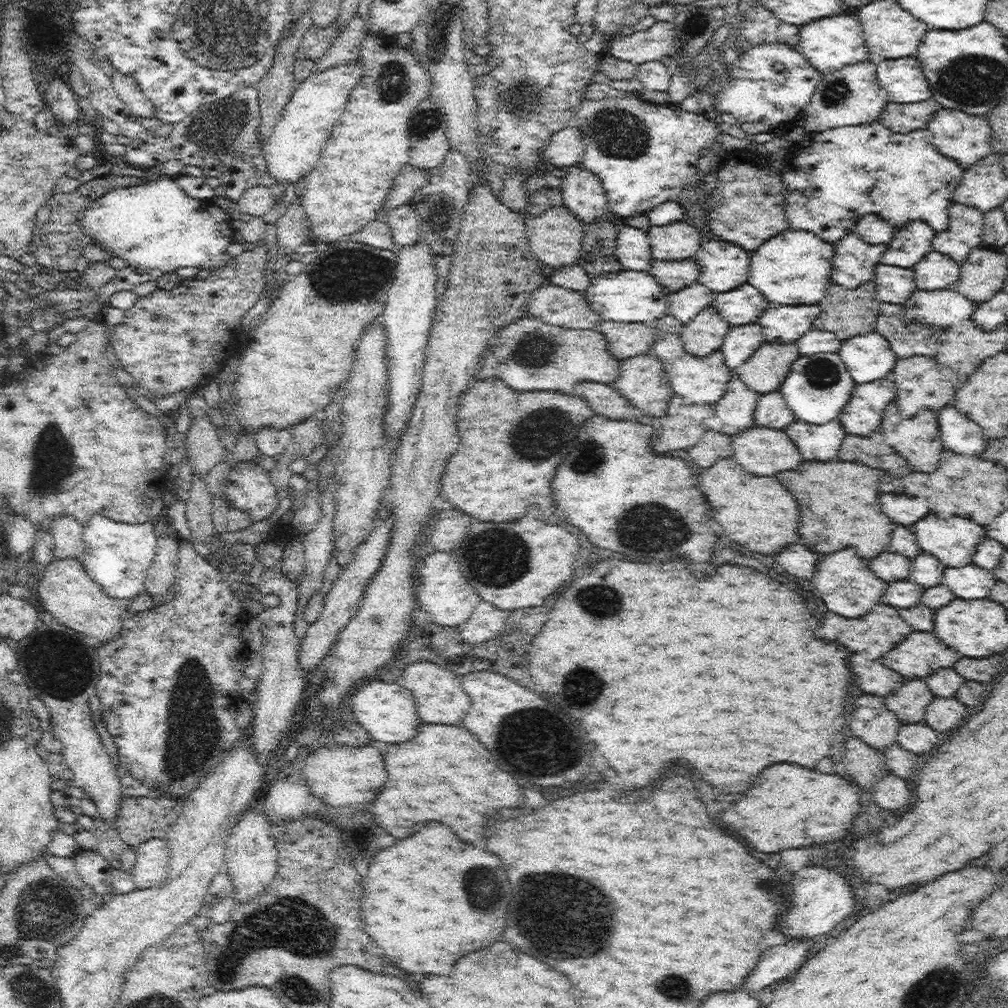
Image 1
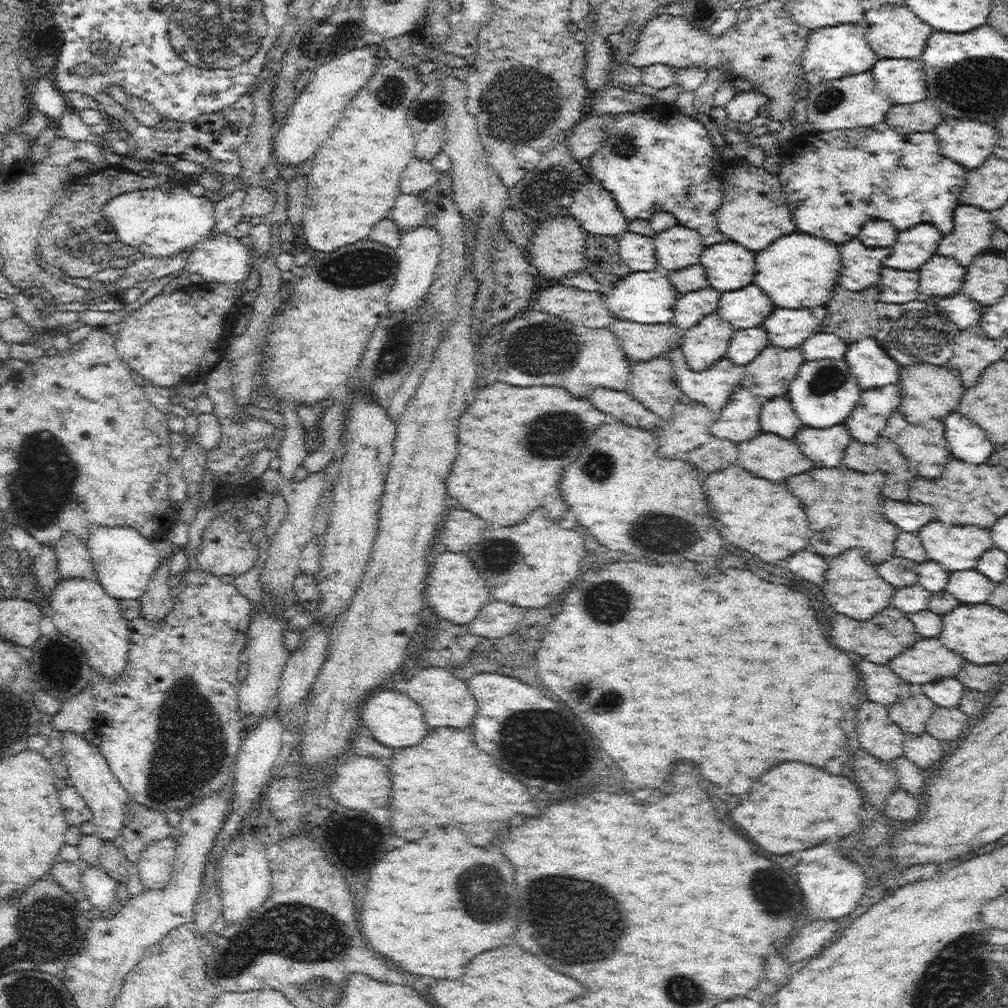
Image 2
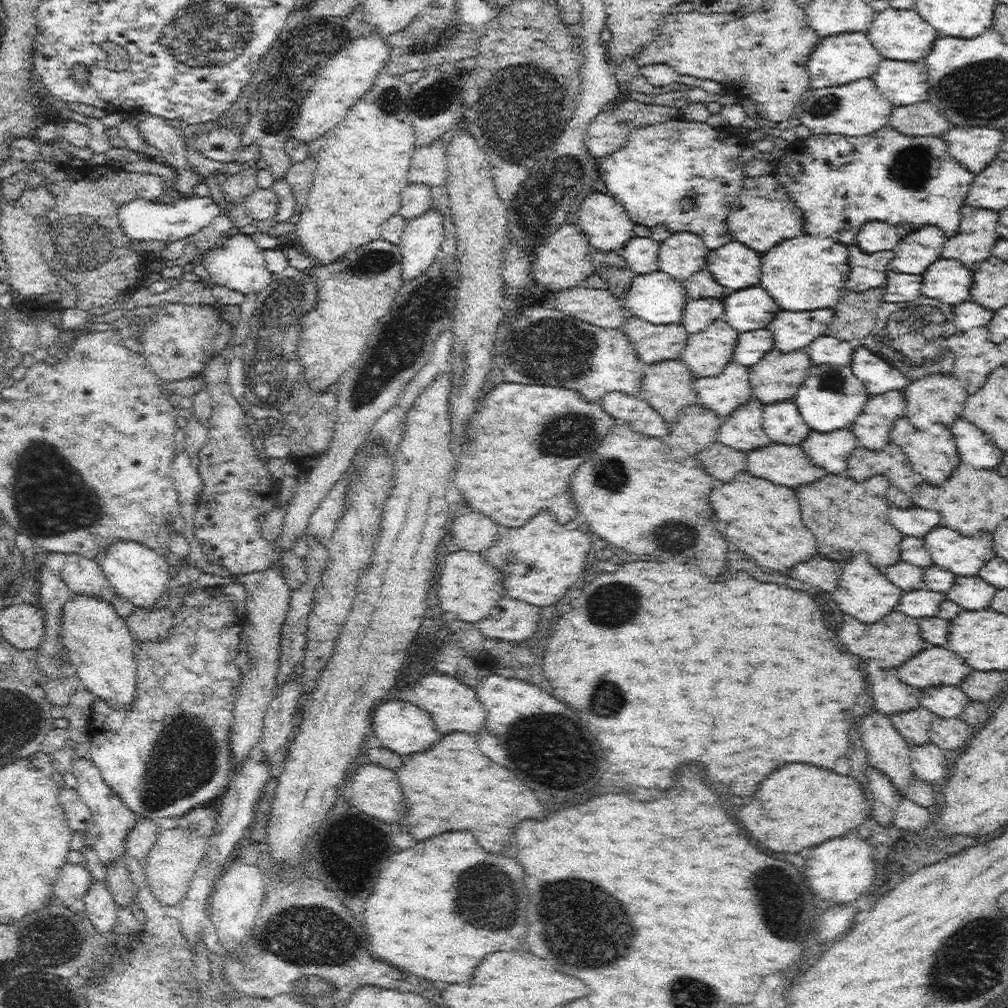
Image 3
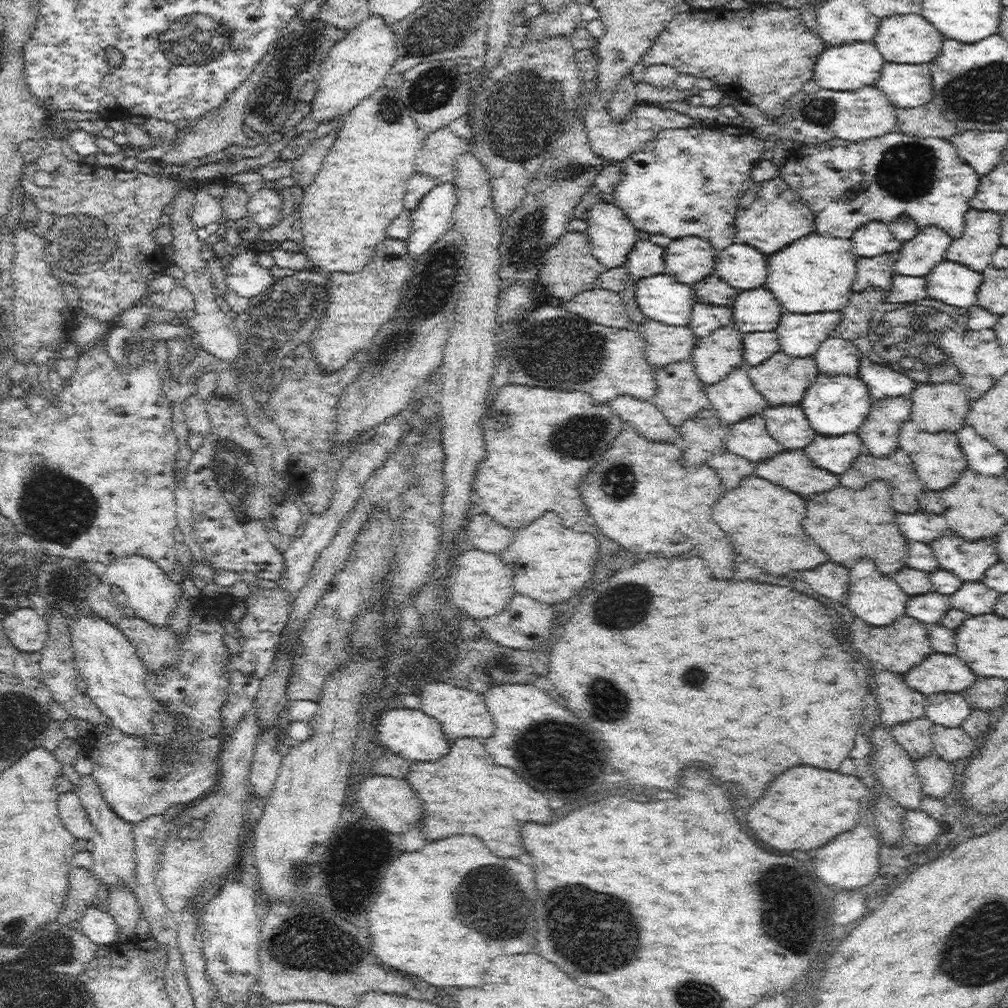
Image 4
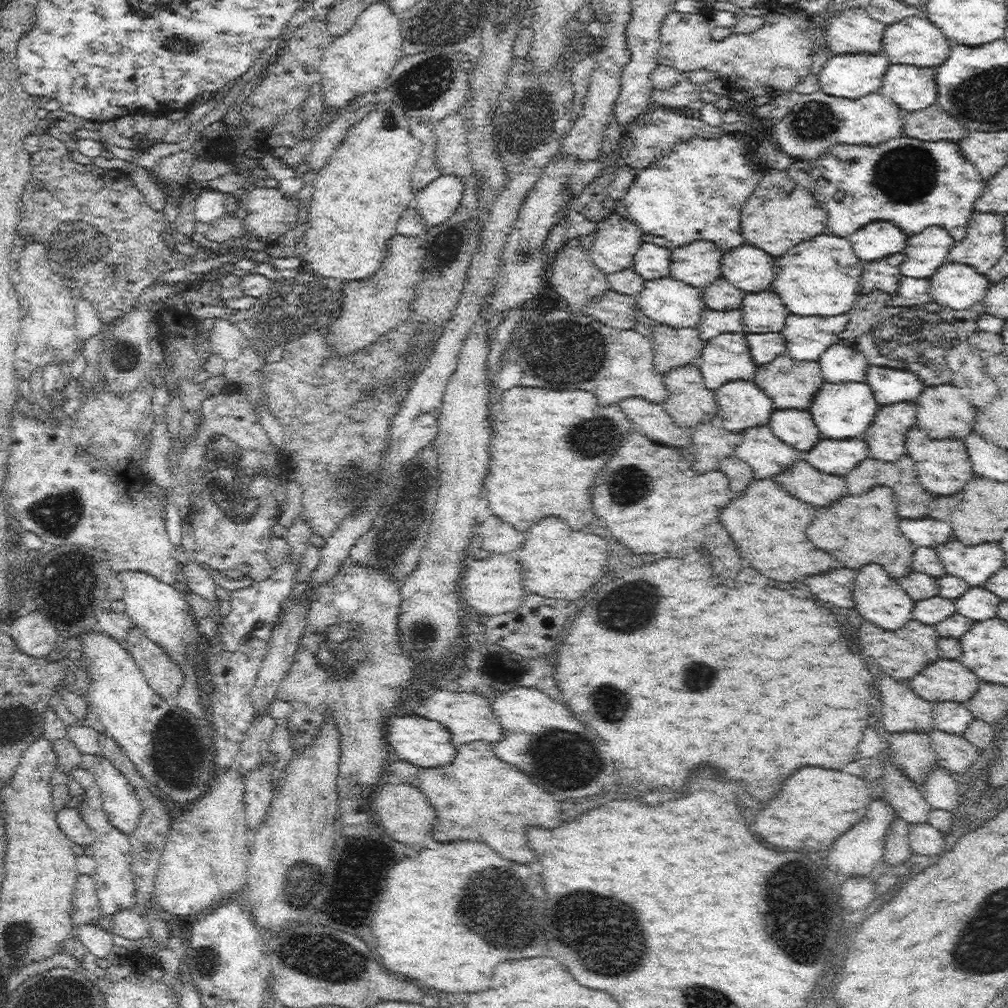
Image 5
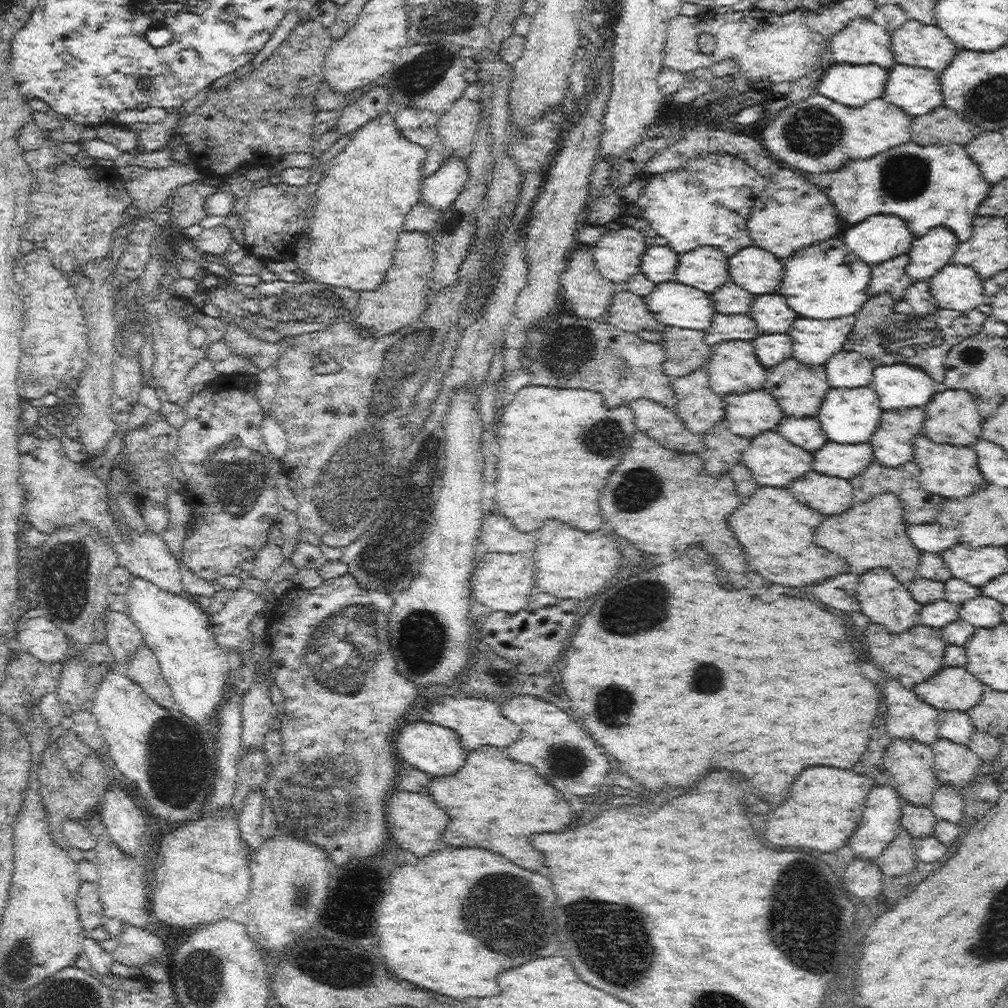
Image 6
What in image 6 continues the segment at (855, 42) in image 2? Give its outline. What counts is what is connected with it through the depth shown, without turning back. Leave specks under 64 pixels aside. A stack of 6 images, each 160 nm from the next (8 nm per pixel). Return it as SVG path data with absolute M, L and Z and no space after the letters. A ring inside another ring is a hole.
M832 63L817 84L816 93L850 109L883 98L889 71L878 65Z

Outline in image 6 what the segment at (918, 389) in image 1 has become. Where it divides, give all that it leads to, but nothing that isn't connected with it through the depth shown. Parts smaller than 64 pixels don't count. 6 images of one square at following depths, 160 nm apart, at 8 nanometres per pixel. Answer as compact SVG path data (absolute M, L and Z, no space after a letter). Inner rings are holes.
M944 390L944 392L938 392L936 396L931 400L930 405L926 405L926 418L924 425L924 434L936 442L936 444L952 444L952 446L972 446L978 442L980 434L982 434L982 416L978 414L978 406L974 402L974 398L966 392L966 390Z

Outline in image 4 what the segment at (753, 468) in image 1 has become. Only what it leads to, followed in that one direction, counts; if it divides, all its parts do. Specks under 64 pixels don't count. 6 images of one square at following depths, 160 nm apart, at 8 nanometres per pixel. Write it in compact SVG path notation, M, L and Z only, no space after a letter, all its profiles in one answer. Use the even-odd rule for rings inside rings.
M804 449L786 451L779 454L778 458L758 464L755 474L804 496L830 492L841 484L839 475L820 470Z

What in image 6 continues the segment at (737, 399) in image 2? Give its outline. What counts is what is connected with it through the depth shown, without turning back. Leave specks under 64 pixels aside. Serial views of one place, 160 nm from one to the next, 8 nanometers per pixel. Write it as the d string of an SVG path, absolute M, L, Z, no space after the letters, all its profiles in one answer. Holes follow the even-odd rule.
M776 431L762 433L754 437L749 447L743 451L741 462L744 463L753 474L760 486L768 486L774 489L788 488L792 482L796 482L802 476L812 472L815 453L806 450L802 446L796 446L784 435Z

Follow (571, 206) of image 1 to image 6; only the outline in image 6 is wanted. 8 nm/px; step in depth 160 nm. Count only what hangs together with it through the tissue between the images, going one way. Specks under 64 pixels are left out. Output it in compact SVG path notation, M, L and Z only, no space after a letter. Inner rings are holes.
M625 226L606 233L590 251L600 274L610 282L624 286L640 274L649 243L639 229Z

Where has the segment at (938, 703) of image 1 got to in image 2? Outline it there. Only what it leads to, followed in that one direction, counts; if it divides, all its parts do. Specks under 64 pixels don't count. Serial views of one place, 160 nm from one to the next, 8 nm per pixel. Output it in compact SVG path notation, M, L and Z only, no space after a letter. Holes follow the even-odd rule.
M936 707L928 721L926 732L941 742L958 740L966 726L966 714L958 709Z

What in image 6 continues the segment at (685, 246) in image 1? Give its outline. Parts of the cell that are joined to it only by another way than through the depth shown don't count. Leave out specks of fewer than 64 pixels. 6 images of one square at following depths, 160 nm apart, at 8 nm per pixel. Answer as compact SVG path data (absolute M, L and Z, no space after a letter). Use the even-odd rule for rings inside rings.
M700 247L690 253L679 253L679 265L674 280L705 293L715 293L729 278L729 258L722 250Z

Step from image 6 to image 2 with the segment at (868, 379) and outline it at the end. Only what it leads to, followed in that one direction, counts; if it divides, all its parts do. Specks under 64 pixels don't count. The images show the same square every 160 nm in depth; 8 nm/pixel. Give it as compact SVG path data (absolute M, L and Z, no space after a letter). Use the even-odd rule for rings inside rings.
M816 334L802 344L803 355L807 361L820 359L844 359L848 352L849 344L838 335Z

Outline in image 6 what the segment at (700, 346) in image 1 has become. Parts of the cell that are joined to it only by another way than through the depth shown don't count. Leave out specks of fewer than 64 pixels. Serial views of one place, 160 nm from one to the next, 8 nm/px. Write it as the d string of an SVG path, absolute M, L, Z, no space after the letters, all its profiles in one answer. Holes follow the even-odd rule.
M726 341L716 345L705 369L713 391L724 398L762 390L768 382L769 369L760 362L751 341Z

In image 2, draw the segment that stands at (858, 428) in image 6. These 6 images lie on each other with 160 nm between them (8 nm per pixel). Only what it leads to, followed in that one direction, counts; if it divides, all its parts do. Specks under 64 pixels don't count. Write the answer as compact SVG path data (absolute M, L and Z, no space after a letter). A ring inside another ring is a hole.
M825 358L806 361L786 396L805 427L830 429L846 422L861 401L863 391L845 359Z

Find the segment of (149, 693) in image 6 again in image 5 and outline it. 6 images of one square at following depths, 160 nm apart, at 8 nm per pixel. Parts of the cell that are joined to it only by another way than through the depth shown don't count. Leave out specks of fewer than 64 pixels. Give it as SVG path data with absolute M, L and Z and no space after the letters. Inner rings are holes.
M136 626L131 628L124 647L153 693L173 704L184 680L177 667Z

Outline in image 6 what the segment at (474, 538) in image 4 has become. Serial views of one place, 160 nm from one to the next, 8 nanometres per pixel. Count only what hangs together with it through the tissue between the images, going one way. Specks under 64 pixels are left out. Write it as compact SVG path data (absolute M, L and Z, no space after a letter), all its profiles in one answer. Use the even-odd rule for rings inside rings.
M500 514L485 516L480 532L479 549L484 553L514 554L536 548L535 537L522 534L508 518Z

